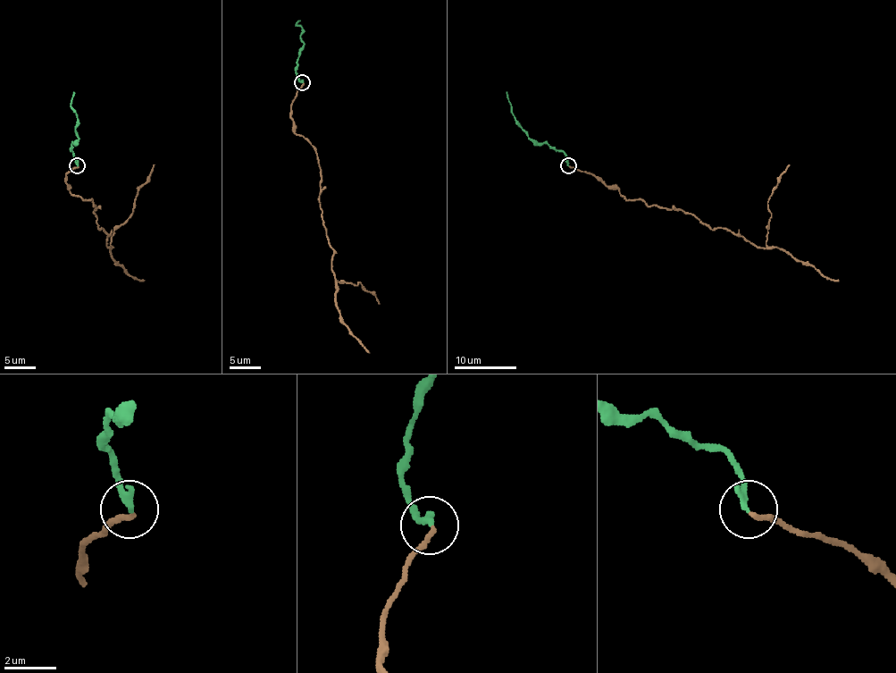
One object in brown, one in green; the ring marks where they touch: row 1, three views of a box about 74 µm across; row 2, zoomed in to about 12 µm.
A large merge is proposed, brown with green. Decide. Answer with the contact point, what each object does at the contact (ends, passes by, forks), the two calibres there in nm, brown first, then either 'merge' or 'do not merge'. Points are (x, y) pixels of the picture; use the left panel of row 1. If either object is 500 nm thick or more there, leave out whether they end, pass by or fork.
place (77, 165); brown ends; green ends; calibres 190 and 280 nm; merge

